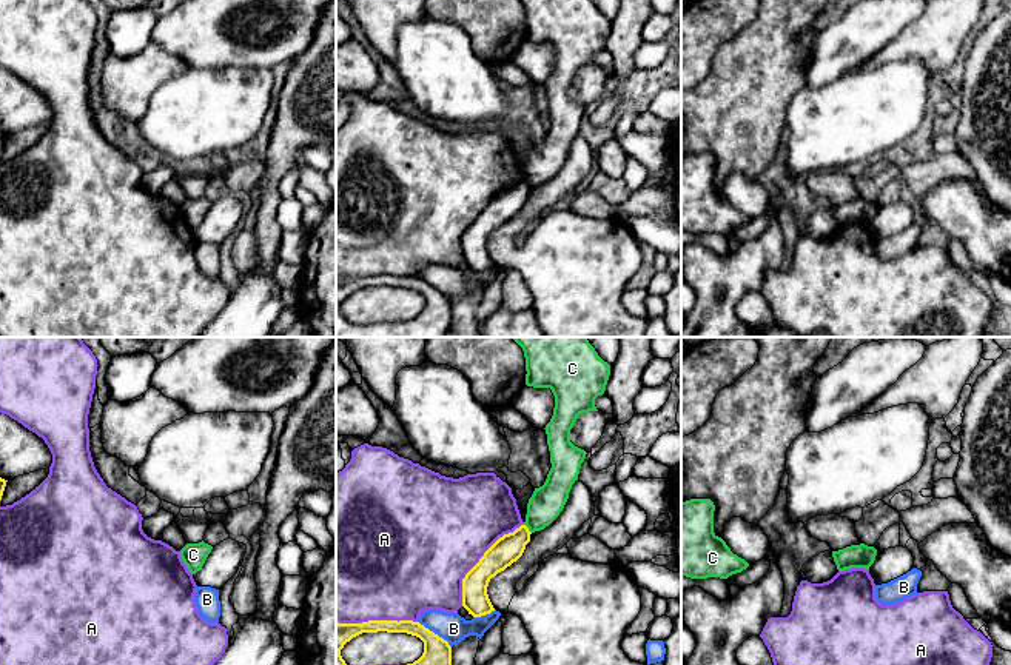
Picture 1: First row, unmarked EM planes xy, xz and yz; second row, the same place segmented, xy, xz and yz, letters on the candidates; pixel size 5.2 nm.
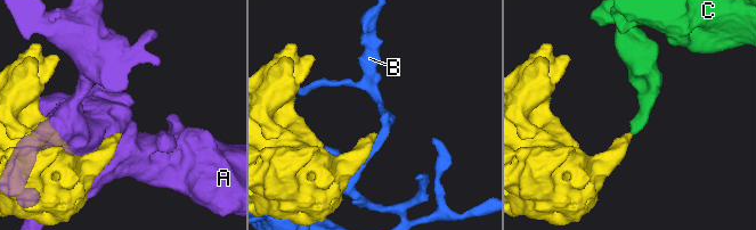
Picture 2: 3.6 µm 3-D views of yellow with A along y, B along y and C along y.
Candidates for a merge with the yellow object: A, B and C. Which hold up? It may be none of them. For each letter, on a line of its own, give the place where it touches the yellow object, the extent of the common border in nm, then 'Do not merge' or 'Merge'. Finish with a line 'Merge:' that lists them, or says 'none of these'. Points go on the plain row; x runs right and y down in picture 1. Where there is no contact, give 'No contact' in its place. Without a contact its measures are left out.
A: Touches yellow at xz (480, 216). Shared border 550 nm. Do not merge
B: Touches yellow at xz (433, 288). Shared border 220 nm. Do not merge
C: Touches yellow at xz (527, 183). Shared border 70 nm. Do not merge
Merge: none of these

